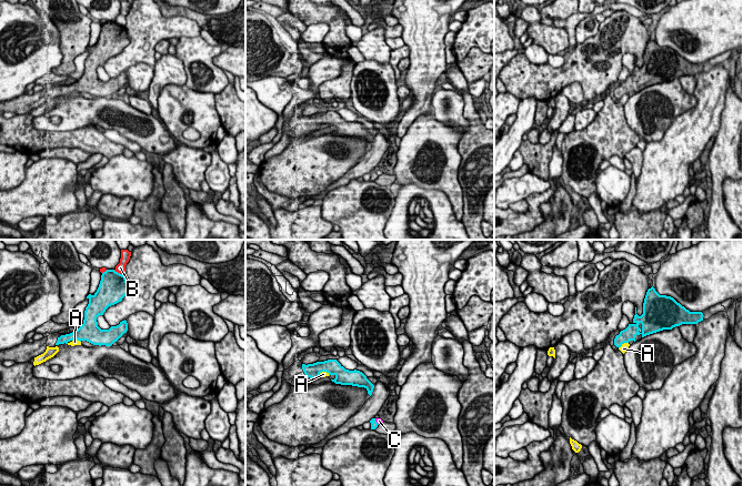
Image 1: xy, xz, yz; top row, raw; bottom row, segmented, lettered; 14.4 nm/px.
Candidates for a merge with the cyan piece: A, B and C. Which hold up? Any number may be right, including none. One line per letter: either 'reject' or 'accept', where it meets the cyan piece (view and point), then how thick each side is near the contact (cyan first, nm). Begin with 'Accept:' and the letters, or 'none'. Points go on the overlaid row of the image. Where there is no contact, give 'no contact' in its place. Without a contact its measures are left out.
Accept: none
A: reject | xz (323, 371) | 220/90 nm
B: reject | xy (119, 273) | 420/140 nm
C: reject | xz (375, 422) | 100/90 nm

